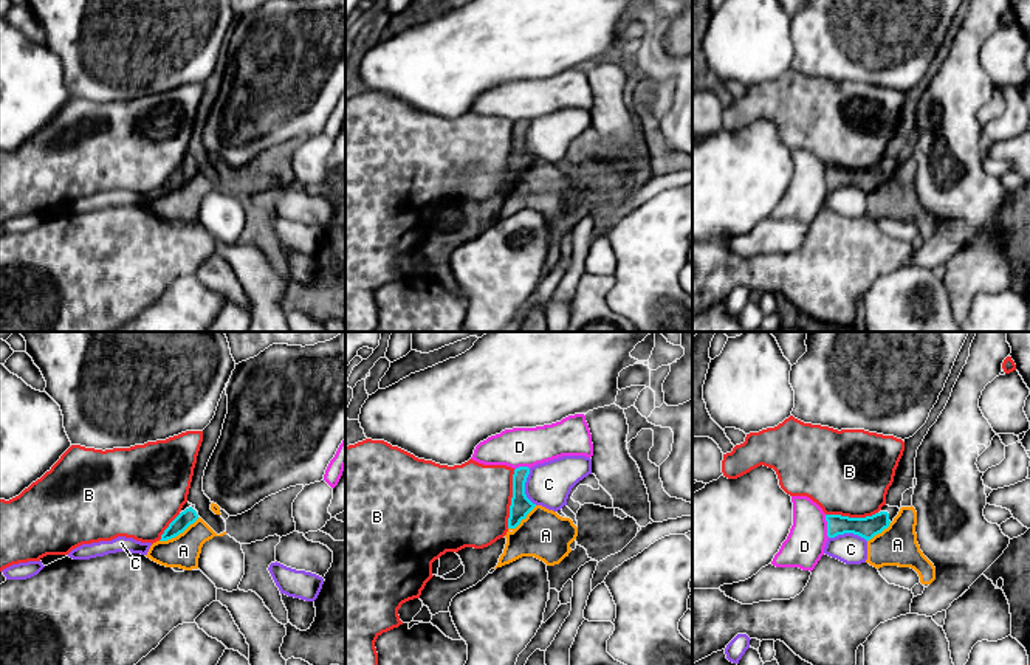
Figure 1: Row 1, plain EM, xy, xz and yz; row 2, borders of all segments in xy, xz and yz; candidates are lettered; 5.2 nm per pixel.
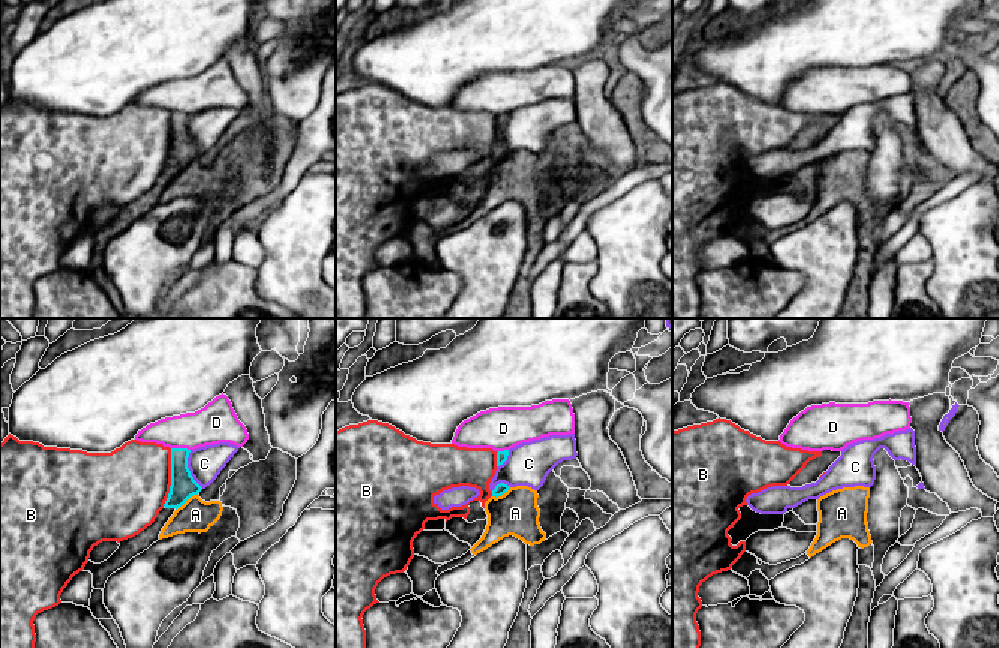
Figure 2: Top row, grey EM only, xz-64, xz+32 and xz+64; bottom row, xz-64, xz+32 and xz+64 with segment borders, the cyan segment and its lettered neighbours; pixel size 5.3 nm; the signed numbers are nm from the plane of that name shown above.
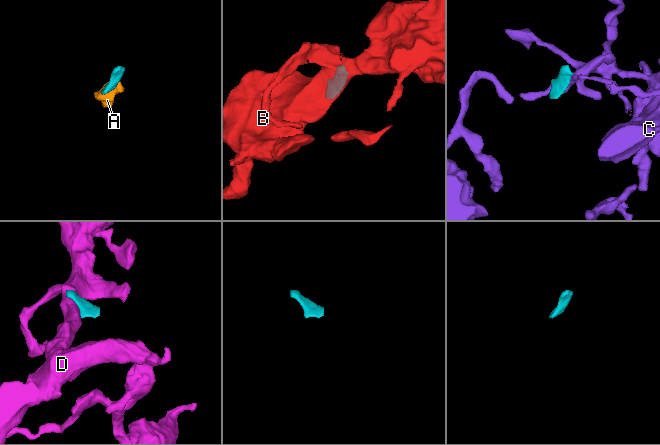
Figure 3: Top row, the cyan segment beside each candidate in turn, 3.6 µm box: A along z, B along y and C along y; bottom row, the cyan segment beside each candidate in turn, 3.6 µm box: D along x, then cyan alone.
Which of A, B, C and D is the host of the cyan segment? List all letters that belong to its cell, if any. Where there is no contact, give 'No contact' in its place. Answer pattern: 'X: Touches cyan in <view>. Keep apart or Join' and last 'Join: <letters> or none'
A: Touches cyan in xy. Keep apart
B: Touches cyan in xz. Keep apart
C: Touches cyan in xz. Keep apart
D: Touches cyan in yz. Keep apart
Join: none

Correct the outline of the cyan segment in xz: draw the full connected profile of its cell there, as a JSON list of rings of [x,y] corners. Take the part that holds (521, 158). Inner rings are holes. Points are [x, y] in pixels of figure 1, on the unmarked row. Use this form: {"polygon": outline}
{"polygon": [[[519,119],[513,127],[513,150],[510,158],[508,181],[516,181],[522,172],[536,160],[525,147],[525,135],[530,127],[528,119]]]}

